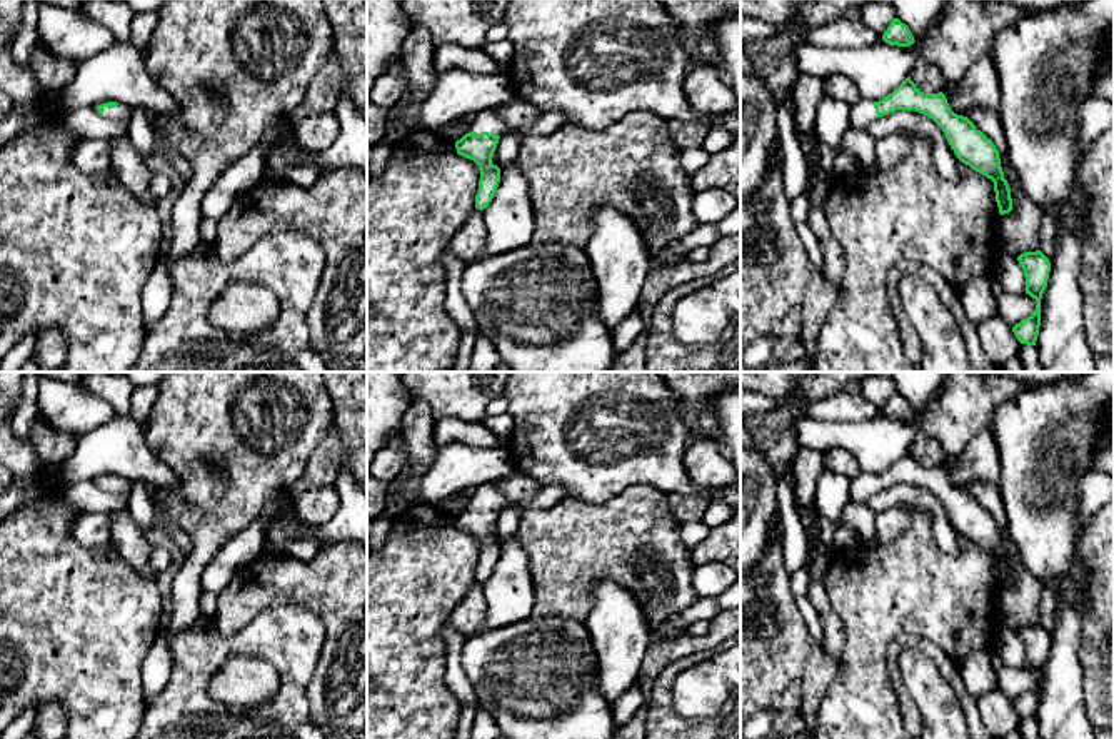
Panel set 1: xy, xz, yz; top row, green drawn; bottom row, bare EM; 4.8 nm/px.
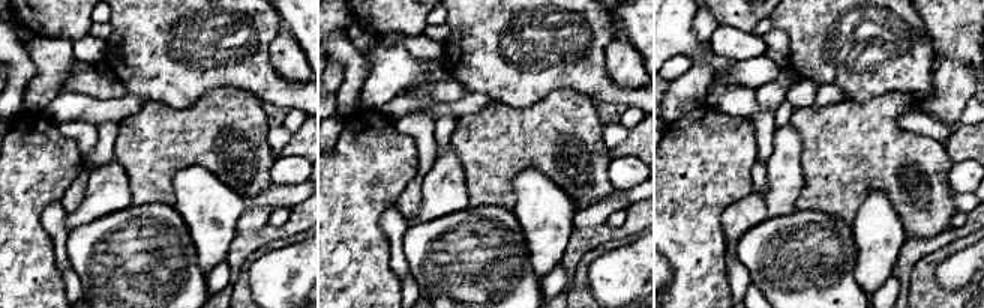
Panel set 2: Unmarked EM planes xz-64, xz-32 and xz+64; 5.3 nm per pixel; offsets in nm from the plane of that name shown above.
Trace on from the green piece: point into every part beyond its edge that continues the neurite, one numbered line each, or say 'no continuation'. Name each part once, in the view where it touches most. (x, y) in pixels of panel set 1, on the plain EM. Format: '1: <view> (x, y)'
1: xz (489, 494)

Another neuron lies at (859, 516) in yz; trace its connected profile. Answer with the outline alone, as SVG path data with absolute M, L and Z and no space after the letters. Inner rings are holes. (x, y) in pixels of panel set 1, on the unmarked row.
M849 502L842 510L842 524L852 525L861 540L869 545L879 545L874 525L876 512L866 504Z

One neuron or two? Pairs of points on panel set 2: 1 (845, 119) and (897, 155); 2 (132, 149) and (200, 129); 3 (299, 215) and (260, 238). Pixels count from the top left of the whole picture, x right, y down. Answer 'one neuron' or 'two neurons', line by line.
1: one neuron
2: one neuron
3: one neuron

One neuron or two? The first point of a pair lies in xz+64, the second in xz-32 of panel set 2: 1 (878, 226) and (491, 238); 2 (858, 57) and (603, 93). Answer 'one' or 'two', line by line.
1: two
2: one

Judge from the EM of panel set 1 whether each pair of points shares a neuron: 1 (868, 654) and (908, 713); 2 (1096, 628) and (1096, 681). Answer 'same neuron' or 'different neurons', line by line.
1: different neurons
2: same neuron

